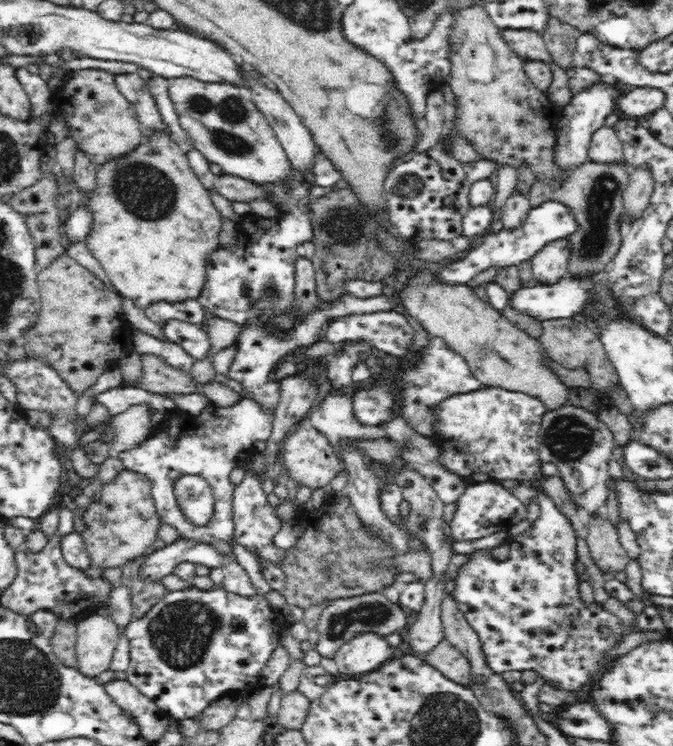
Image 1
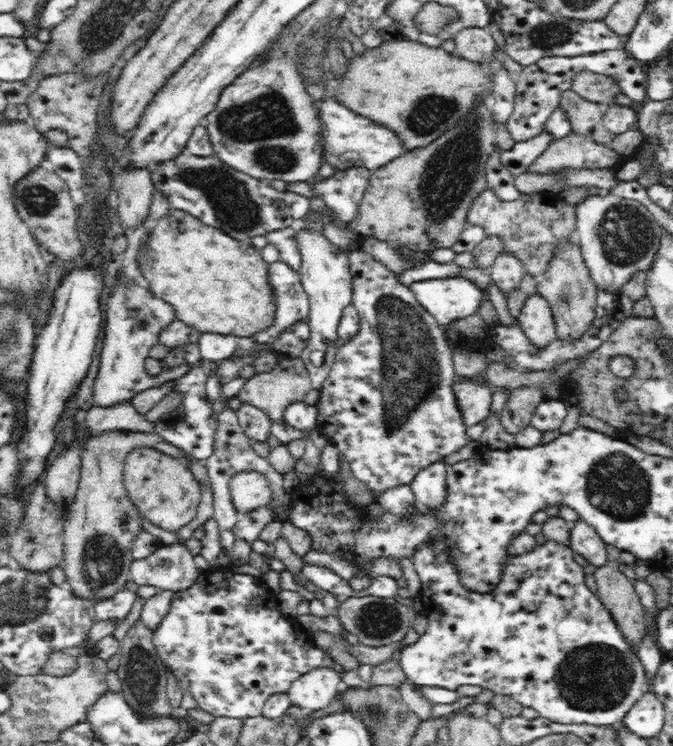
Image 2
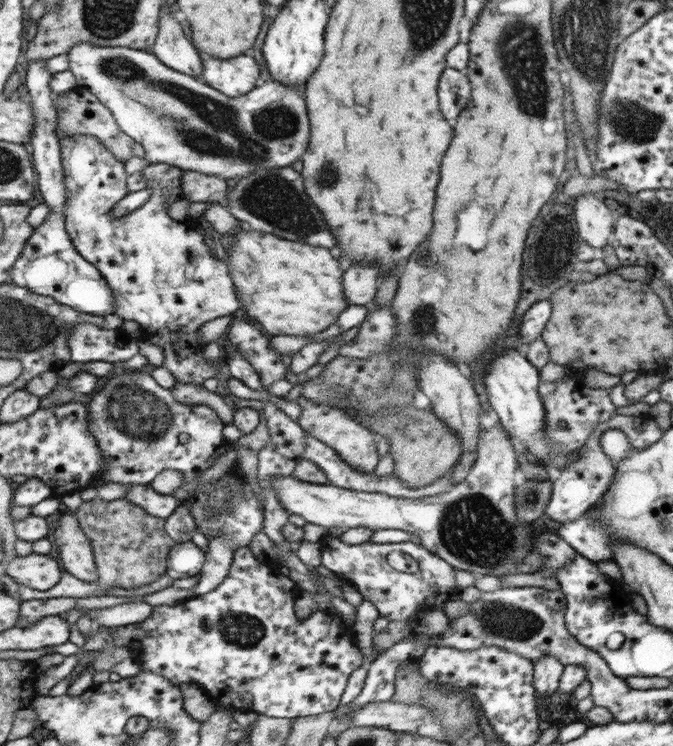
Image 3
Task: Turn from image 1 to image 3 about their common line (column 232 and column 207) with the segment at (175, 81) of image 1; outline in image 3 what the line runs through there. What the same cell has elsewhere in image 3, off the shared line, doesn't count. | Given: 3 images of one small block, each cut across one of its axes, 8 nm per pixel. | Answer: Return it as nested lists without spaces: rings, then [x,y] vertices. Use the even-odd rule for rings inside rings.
[[[84,42],[76,44],[69,54],[71,70],[78,77],[79,87],[96,93],[112,109],[119,127],[144,147],[144,158],[130,158],[124,162],[128,176],[140,173],[149,164],[164,163],[208,176],[240,180],[255,172],[254,167],[292,168],[292,164],[300,164],[308,148],[310,126],[306,101],[297,88],[284,86],[282,82],[262,82],[247,94],[232,98],[202,80],[168,68],[150,50],[103,47]]]

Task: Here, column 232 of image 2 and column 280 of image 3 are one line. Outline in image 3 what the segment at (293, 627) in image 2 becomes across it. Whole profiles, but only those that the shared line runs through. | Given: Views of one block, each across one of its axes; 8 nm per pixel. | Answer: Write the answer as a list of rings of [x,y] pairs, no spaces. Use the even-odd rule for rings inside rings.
[[[242,546],[242,548],[236,548],[236,556],[235,559],[232,560],[232,568],[228,571],[223,582],[220,583],[215,590],[207,594],[195,596],[182,603],[154,606],[151,612],[146,615],[146,620],[140,623],[108,628],[108,630],[110,630],[110,638],[114,639],[114,642],[109,645],[109,648],[111,650],[120,648],[120,646],[127,648],[133,655],[131,658],[136,660],[140,665],[141,671],[150,671],[160,676],[165,676],[176,686],[182,683],[197,685],[203,689],[204,694],[208,697],[216,696],[218,700],[224,702],[225,706],[234,707],[237,710],[252,711],[271,716],[272,718],[292,719],[333,712],[336,707],[342,704],[344,688],[347,688],[346,684],[349,683],[351,675],[354,674],[358,666],[362,664],[362,654],[360,654],[360,650],[354,646],[352,630],[346,628],[346,626],[342,626],[338,620],[328,618],[326,614],[322,614],[322,610],[320,610],[320,616],[311,615],[305,620],[296,620],[296,614],[294,614],[294,608],[292,608],[292,606],[294,606],[294,600],[296,600],[298,592],[301,592],[301,590],[296,588],[296,584],[294,584],[290,578],[284,578],[282,574],[274,574],[272,570],[264,570],[264,564],[262,564],[258,558],[254,558],[254,554],[250,552],[250,548],[248,548],[248,546]]]

